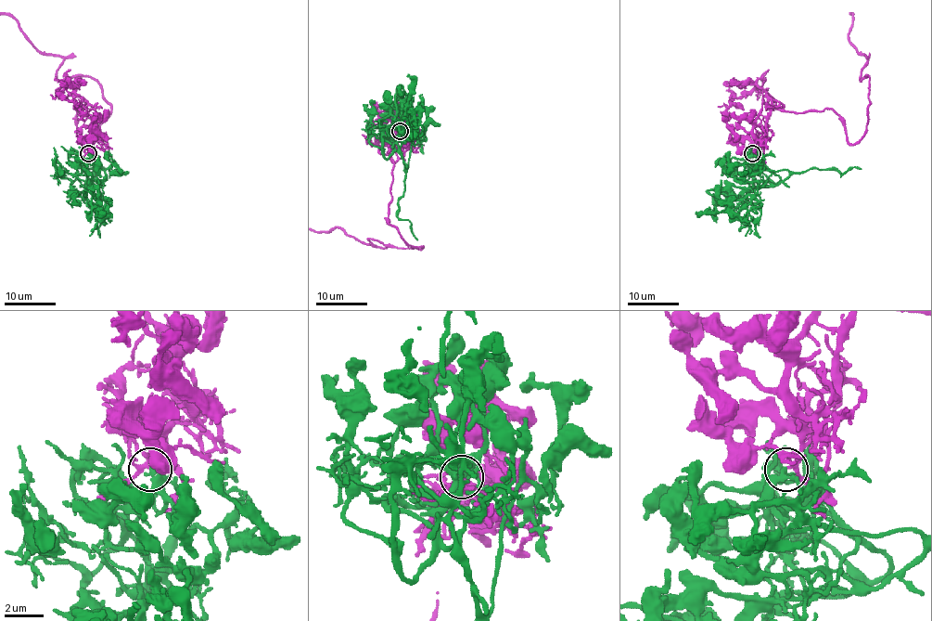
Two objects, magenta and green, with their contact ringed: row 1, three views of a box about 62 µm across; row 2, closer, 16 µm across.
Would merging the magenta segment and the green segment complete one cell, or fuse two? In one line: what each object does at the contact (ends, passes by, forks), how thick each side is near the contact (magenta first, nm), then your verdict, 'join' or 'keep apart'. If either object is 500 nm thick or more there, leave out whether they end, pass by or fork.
magenta forks | green passes by | 160/240 nm | join

